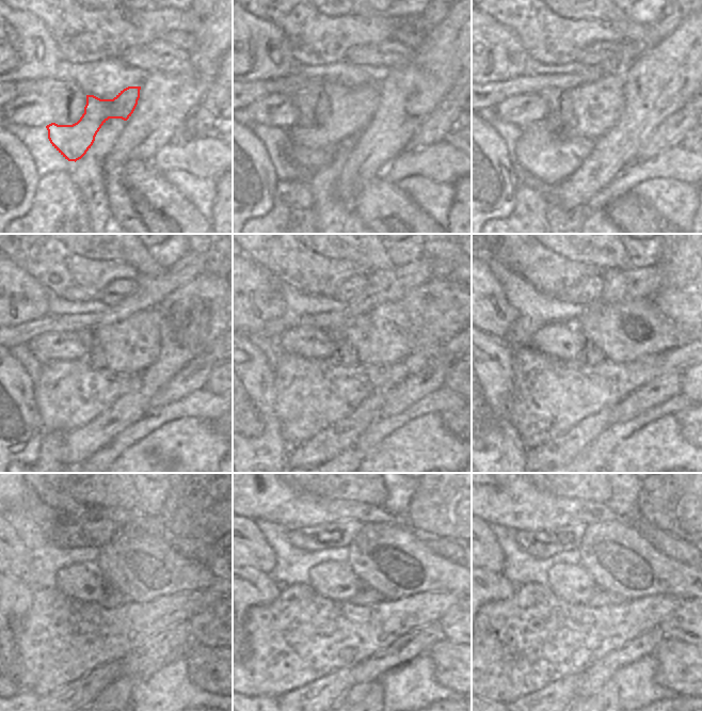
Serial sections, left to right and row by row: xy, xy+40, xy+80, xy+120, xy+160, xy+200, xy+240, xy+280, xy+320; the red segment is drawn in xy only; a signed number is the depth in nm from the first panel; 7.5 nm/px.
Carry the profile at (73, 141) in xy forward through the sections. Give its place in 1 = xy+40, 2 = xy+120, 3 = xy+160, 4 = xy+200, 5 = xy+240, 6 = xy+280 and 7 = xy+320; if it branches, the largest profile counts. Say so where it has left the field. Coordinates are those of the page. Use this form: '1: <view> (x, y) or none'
1: xy+40 (350, 109)
2: xy+120 (129, 345)
3: xy+160 (382, 336)
4: xy+200 (626, 331)
5: xy+240 (146, 568)
6: xy+280 (393, 563)
7: xy+320 (619, 559)

